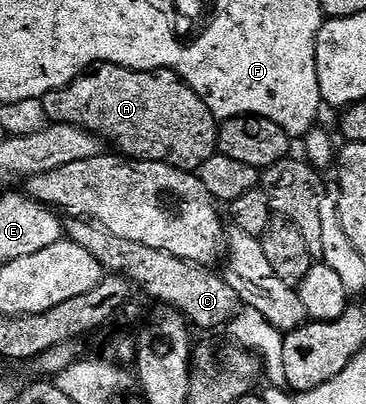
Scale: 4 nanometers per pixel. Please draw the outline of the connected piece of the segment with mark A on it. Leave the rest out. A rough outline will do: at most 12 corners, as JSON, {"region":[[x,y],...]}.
{"region":[[100,63],[42,100],[131,161],[198,172],[214,115],[175,71]]}

